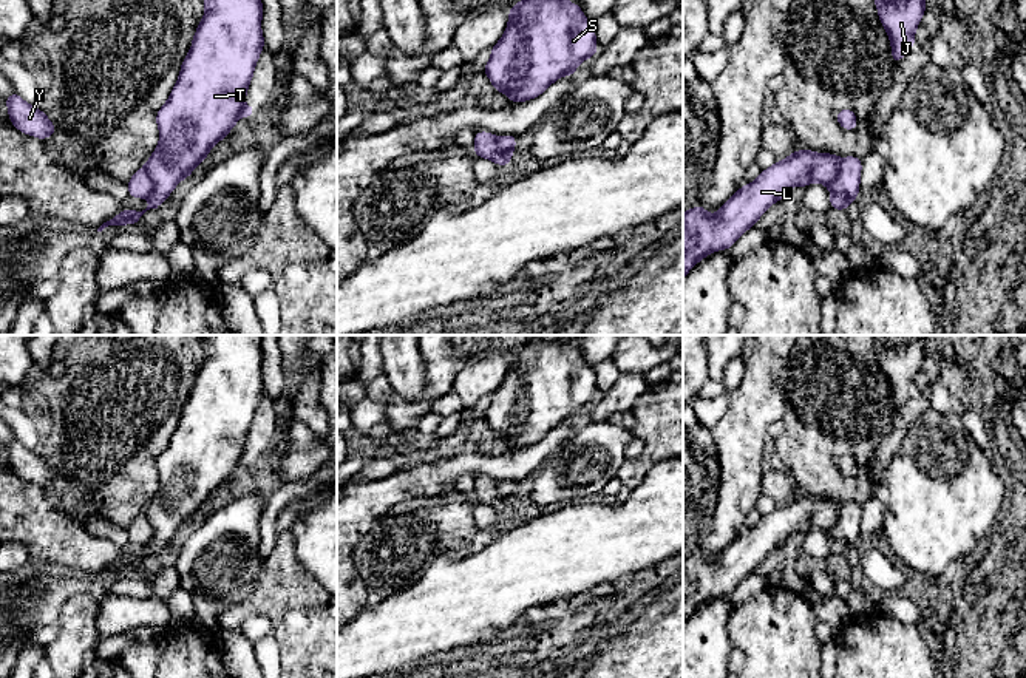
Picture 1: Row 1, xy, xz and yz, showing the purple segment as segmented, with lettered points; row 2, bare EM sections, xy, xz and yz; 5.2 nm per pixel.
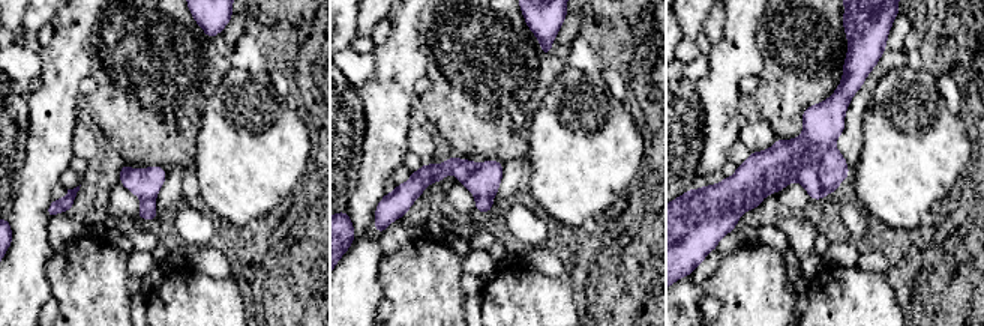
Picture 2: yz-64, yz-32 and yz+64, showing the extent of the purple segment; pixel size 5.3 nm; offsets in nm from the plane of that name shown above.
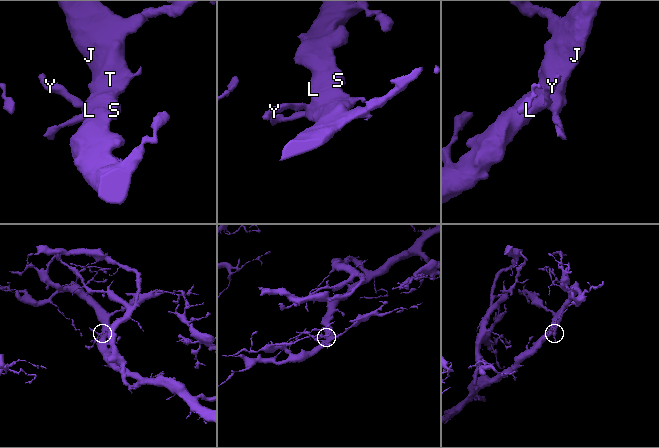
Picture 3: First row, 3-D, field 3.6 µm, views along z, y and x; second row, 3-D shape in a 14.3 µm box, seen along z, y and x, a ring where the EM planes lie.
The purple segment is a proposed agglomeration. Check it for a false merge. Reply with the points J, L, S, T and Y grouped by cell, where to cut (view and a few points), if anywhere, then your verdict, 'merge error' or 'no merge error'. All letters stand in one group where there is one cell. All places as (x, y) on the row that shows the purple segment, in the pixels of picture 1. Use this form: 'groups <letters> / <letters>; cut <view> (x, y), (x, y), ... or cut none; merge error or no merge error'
groups J L S T / Y; cut xy (142, 167), (153, 184), (153, 192), (149, 196); merge error

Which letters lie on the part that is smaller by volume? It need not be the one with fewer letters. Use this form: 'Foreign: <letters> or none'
Foreign: Y

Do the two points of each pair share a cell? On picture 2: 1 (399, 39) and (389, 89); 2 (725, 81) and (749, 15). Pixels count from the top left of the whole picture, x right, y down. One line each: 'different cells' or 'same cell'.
1: same cell
2: same cell

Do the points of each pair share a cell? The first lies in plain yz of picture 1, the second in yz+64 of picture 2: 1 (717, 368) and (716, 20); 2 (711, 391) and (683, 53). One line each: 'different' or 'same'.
1: different
2: same

